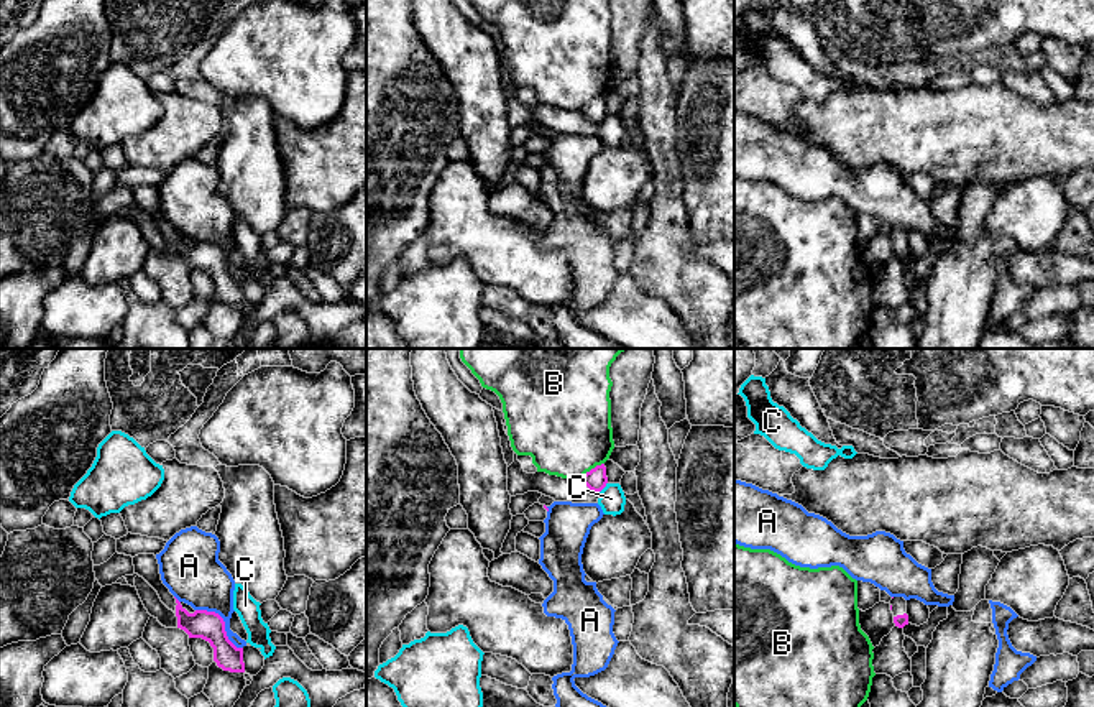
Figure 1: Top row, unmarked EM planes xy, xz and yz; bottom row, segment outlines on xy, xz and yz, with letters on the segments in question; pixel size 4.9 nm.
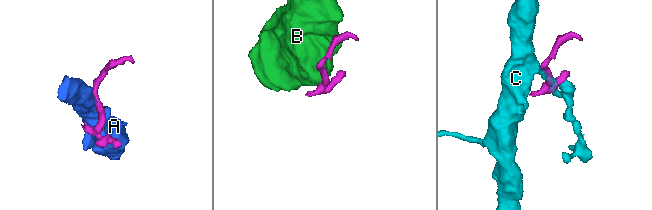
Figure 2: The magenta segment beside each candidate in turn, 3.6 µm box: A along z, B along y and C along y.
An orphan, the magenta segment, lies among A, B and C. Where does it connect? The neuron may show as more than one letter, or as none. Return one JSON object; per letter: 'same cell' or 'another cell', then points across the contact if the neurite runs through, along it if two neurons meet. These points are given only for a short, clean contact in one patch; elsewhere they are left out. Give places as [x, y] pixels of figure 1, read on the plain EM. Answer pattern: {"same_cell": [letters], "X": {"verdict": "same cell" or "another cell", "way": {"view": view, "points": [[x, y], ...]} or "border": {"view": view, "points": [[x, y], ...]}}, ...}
{"same_cell": ["A"], "A": {"verdict": "same cell"}, "B": {"verdict": "another cell"}, "C": {"verdict": "another cell"}}

